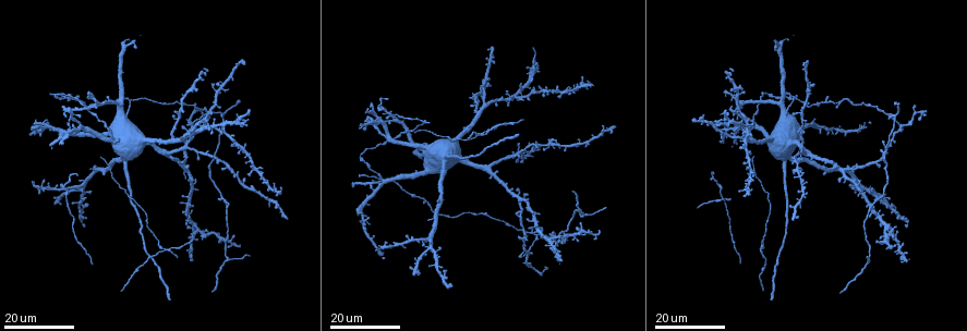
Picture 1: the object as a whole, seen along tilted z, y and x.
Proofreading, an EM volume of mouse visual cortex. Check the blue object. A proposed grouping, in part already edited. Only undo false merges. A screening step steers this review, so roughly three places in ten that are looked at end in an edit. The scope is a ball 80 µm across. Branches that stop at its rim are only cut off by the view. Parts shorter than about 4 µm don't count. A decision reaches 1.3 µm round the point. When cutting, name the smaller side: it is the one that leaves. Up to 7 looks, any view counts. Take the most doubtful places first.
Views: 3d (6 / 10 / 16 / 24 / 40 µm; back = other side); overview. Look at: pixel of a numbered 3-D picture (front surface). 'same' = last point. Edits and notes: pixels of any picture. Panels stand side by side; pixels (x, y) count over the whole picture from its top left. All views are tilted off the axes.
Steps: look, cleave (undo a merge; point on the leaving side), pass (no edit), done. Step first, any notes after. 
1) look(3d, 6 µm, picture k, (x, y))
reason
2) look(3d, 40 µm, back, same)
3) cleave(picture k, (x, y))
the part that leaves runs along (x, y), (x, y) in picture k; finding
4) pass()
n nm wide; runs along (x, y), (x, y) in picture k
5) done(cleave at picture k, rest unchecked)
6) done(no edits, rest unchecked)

look(3d, 16 µm, picture 1, (162, 248))
three-way junction

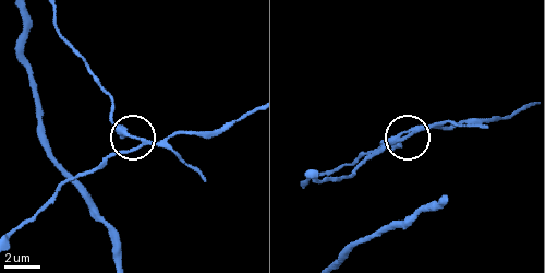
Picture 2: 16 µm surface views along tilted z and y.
look(3d, 10 µm, picture 2, (140, 140))

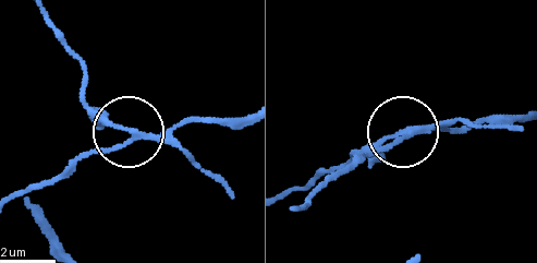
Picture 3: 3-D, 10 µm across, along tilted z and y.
cleave(picture 3, (190, 153))
the part that leaves runs along (151, 138), (93, 109), (77, 59), (49, 18) in picture 3; two cells meet here

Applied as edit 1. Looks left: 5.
look(overview)

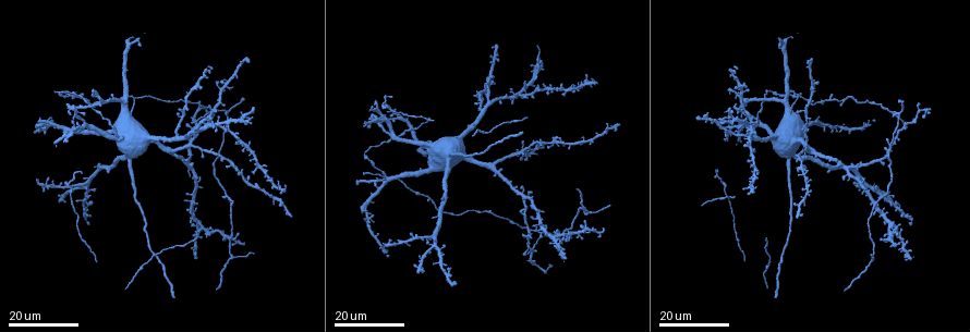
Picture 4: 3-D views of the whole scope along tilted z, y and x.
look(3d, 16 µm, picture 4, (904, 123))
four-way junction

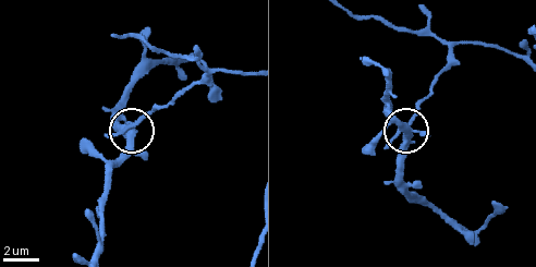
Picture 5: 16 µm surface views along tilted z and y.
look(3d, 10 µm, picture 5, (125, 128))
closer look

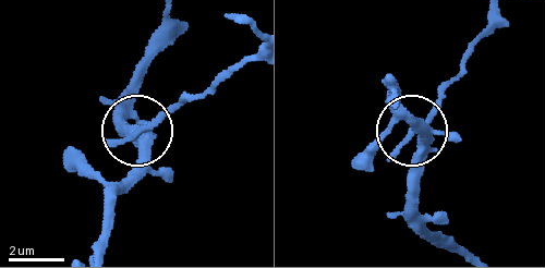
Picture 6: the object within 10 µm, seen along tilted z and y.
pass()
280 nm wide; runs along (387, 76), (420, 134), (420, 208) in picture 6; all the same cell

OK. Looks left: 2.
look(3d, 24 µm, picture 4, (386, 175))
a fork

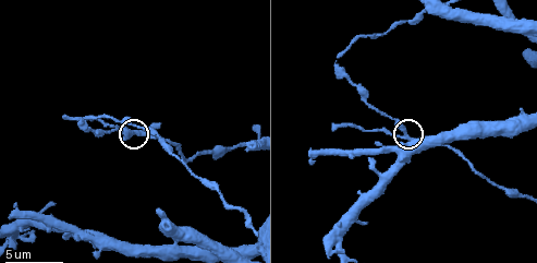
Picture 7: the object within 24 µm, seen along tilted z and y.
look(3d, 10 µm, picture 7, (403, 131))
closer look

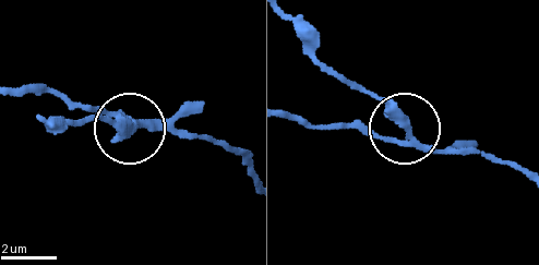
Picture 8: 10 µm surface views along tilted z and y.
cleave(picture 8, (124, 134))
290 nm wide; the part that leaves runs along (135, 124), (47, 119) in picture 8; two cells meet here

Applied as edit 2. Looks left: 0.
done(cleave at picture 3, cleave at picture 8, rest unchecked)

